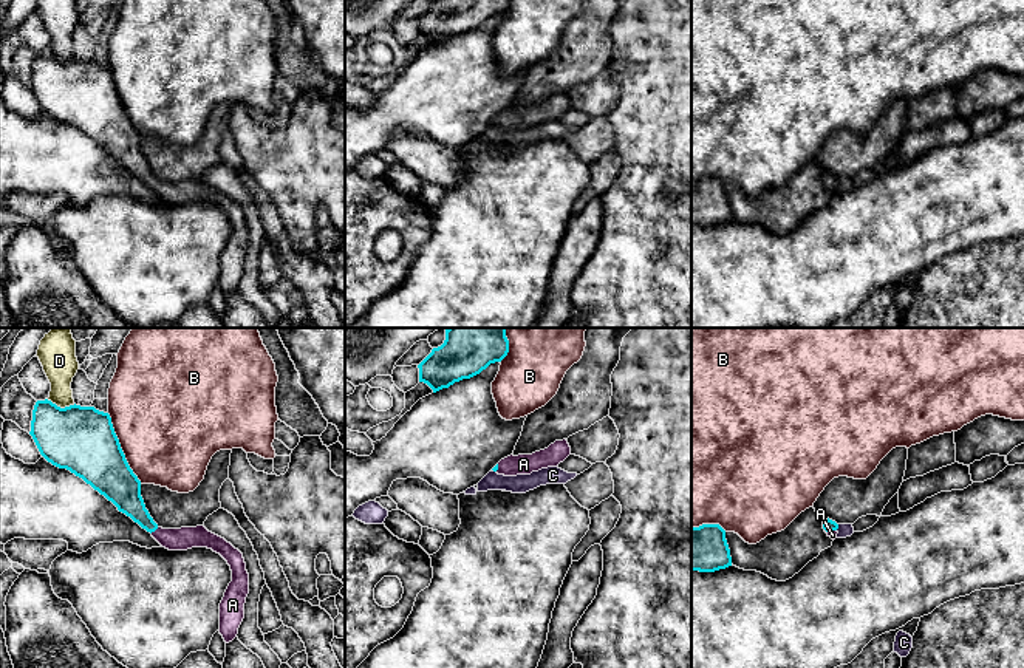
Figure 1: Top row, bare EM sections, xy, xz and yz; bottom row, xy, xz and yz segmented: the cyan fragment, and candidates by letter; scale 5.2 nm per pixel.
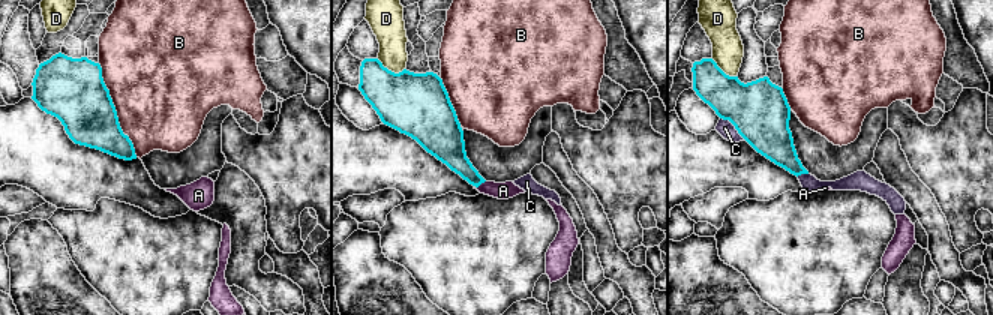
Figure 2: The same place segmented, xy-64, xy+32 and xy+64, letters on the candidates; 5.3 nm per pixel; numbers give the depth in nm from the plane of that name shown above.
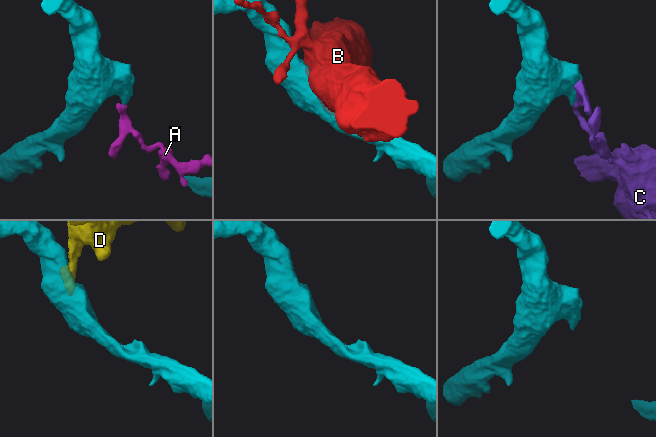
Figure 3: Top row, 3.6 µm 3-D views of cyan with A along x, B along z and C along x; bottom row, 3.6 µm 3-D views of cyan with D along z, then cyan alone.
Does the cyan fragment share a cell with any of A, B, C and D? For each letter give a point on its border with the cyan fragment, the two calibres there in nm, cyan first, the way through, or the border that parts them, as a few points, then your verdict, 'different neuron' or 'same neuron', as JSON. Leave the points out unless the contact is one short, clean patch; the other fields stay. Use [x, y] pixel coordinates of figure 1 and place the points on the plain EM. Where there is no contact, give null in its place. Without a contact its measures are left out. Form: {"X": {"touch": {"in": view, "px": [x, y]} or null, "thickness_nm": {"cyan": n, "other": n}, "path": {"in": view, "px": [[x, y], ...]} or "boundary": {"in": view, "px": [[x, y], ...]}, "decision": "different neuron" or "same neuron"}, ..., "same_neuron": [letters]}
{"A": {"touch": {"in": "xy", "px": [153, 184]}, "thickness_nm": {"cyan": 160, "other": 120}, "path": {"in": "xy", "px": [[126, 146], [127, 153], [153, 184], [167, 192], [183, 192]]}, "decision": "same neuron"}, "B": {"touch": {"in": "xy", "px": [121, 102]}, "thickness_nm": {"cyan": 340, "other": 500}, "decision": "different neuron"}, "C": {"touch": {"in": "yz", "px": [837, 181]}, "thickness_nm": {"cyan": 60, "other": 70}, "decision": "different neuron"}, "D": {"touch": {"in": "xy", "px": [59, 61]}, "thickness_nm": {"cyan": 340, "other": 180}, "decision": "different neuron"}, "same_neuron": ["A"]}

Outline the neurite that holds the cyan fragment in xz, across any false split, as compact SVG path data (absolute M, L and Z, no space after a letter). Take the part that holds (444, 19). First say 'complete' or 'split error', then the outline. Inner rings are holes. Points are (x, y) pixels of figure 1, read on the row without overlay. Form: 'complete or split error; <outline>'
complete; M438 0L418 19L419 36L436 46L480 28L507 6L509 0Z

